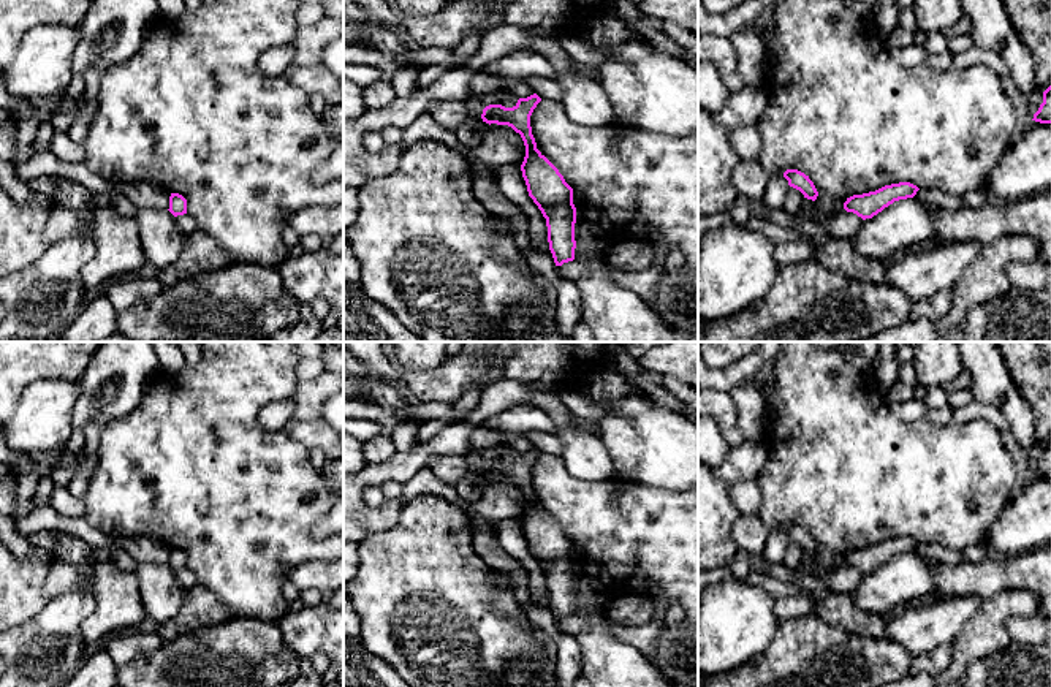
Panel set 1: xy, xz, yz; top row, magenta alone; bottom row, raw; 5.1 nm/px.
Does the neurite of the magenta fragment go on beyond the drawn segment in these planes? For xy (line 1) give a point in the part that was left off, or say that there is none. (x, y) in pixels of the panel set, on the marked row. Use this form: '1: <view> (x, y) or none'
1: none

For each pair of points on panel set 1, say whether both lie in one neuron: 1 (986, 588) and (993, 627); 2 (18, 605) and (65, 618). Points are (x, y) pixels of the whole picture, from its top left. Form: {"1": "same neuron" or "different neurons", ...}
{"1": "different neurons", "2": "different neurons"}

